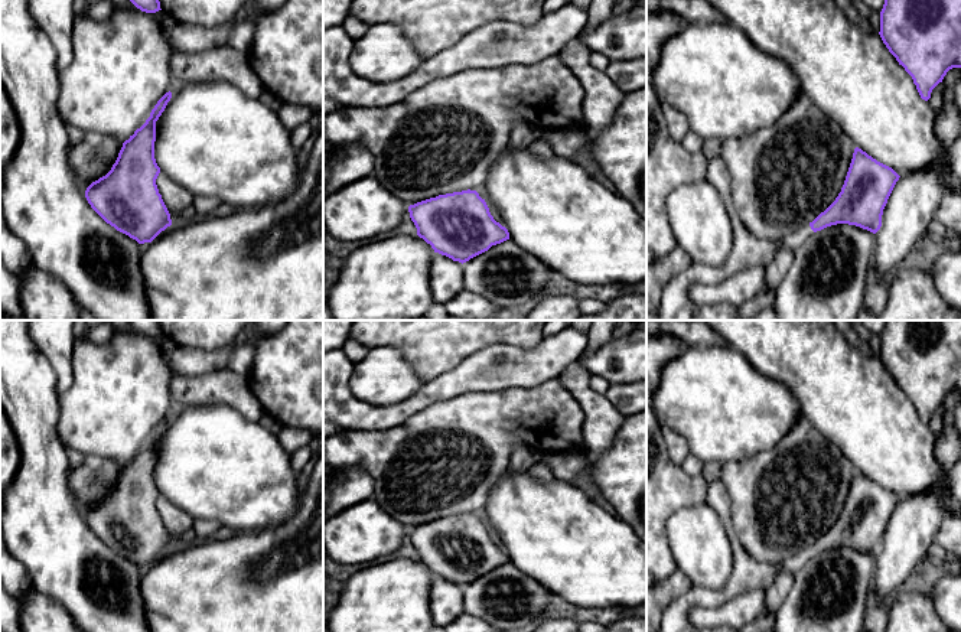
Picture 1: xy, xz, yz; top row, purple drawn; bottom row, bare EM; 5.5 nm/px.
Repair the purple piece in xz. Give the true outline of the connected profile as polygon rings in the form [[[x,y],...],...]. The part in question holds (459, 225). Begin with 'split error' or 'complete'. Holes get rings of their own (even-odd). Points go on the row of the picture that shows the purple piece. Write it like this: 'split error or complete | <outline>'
complete | [[[476,190],[439,195],[410,205],[408,212],[417,235],[434,253],[462,264],[509,240],[508,229],[493,219]]]

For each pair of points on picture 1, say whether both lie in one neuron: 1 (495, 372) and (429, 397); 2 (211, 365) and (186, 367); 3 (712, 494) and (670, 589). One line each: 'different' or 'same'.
1: same
2: same
3: different

